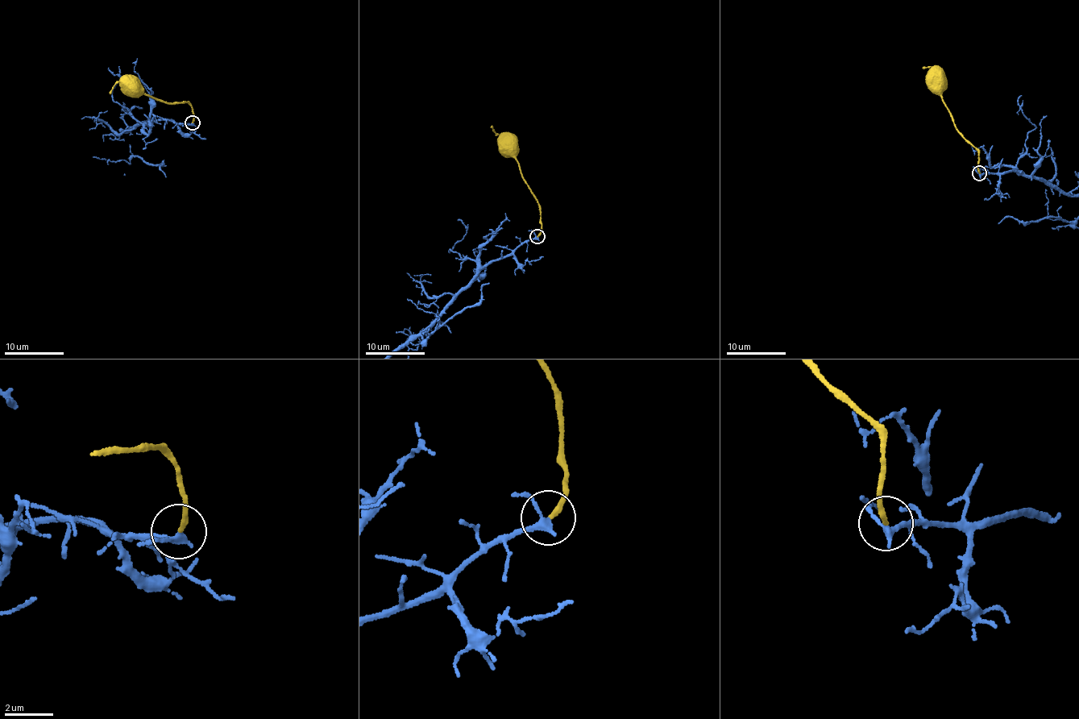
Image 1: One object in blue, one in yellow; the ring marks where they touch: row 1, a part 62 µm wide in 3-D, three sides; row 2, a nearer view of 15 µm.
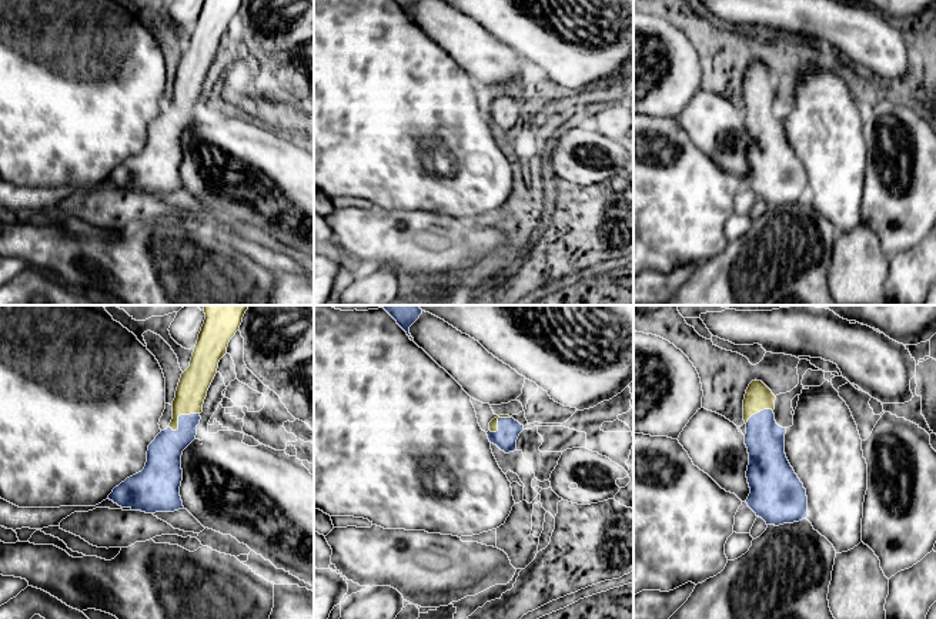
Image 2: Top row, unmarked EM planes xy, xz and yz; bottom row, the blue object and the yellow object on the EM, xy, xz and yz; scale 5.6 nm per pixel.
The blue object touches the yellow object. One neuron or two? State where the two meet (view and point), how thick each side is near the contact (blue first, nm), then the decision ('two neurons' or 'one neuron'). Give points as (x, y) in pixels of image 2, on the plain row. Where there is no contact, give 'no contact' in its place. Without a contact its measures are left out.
contact xy (179, 97); calibres 190 and 170 nm; one neuron

